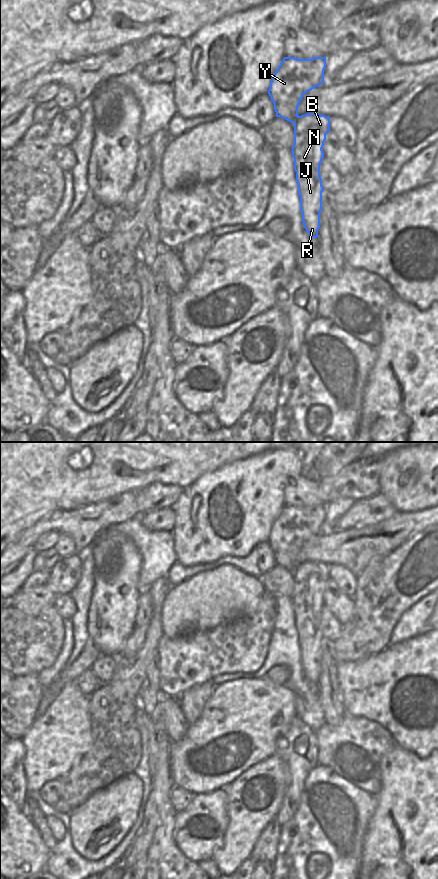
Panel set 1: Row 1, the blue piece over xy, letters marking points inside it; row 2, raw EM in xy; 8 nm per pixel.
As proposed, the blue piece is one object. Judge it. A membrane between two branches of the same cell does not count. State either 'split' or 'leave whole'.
leave whole

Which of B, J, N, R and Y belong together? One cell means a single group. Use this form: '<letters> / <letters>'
B J N R Y

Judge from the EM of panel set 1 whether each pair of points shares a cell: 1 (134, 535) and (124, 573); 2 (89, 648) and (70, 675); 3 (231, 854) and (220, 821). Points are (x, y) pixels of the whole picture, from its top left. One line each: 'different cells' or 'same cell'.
1: different cells
2: same cell
3: different cells

